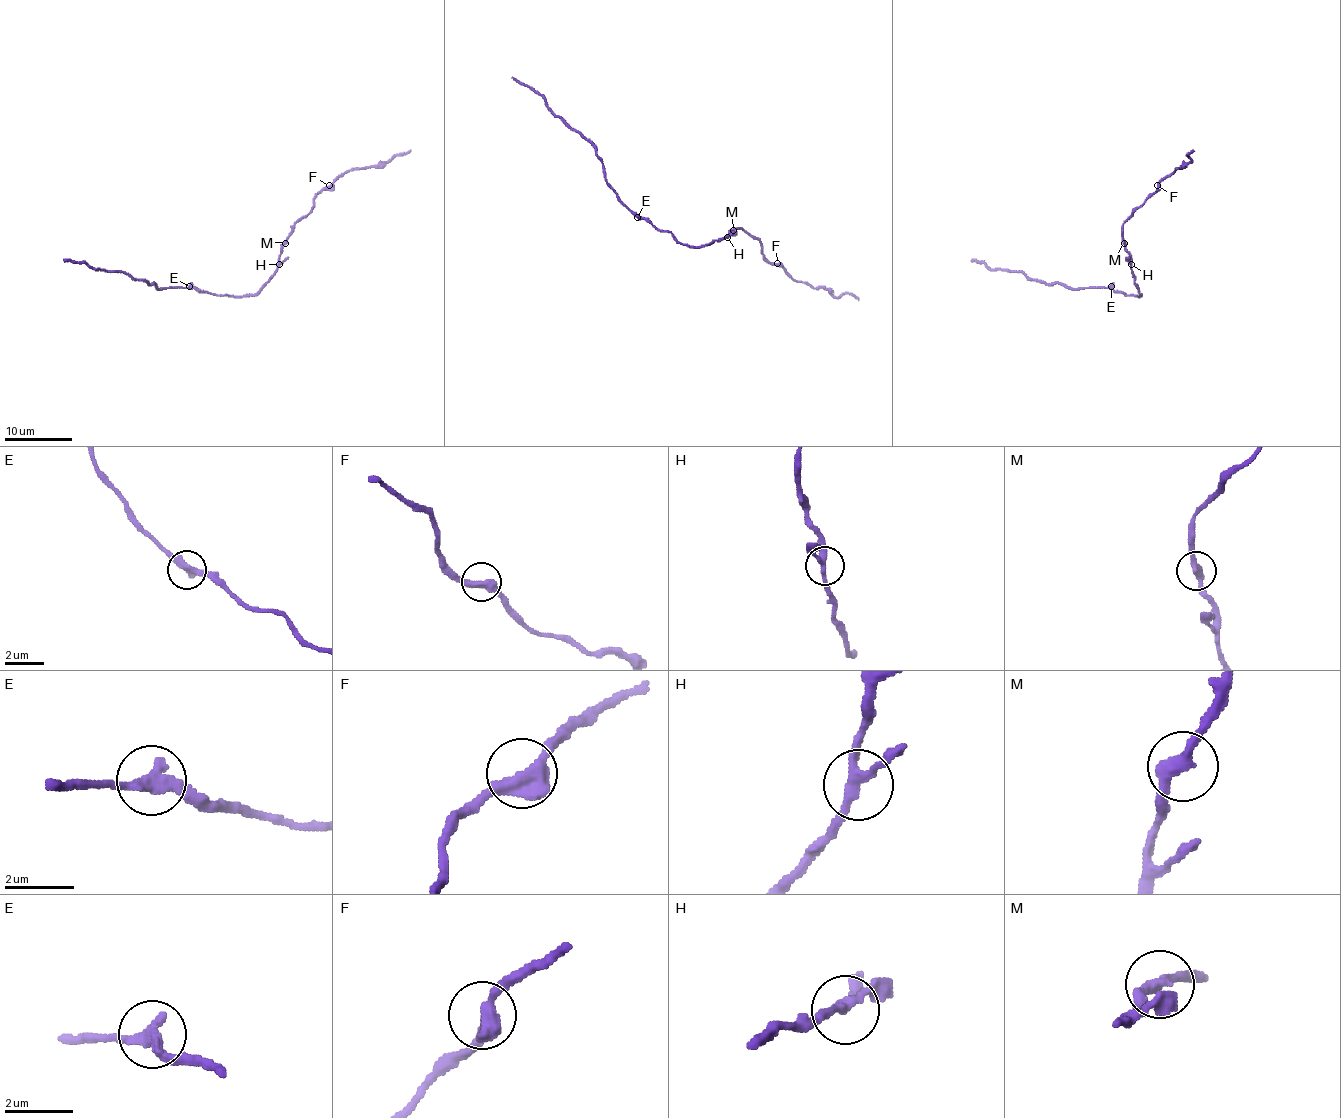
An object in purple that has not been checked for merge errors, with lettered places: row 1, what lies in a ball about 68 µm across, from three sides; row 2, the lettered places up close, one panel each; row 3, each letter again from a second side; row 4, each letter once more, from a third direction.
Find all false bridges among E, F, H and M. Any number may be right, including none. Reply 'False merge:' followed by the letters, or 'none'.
False merge: none

